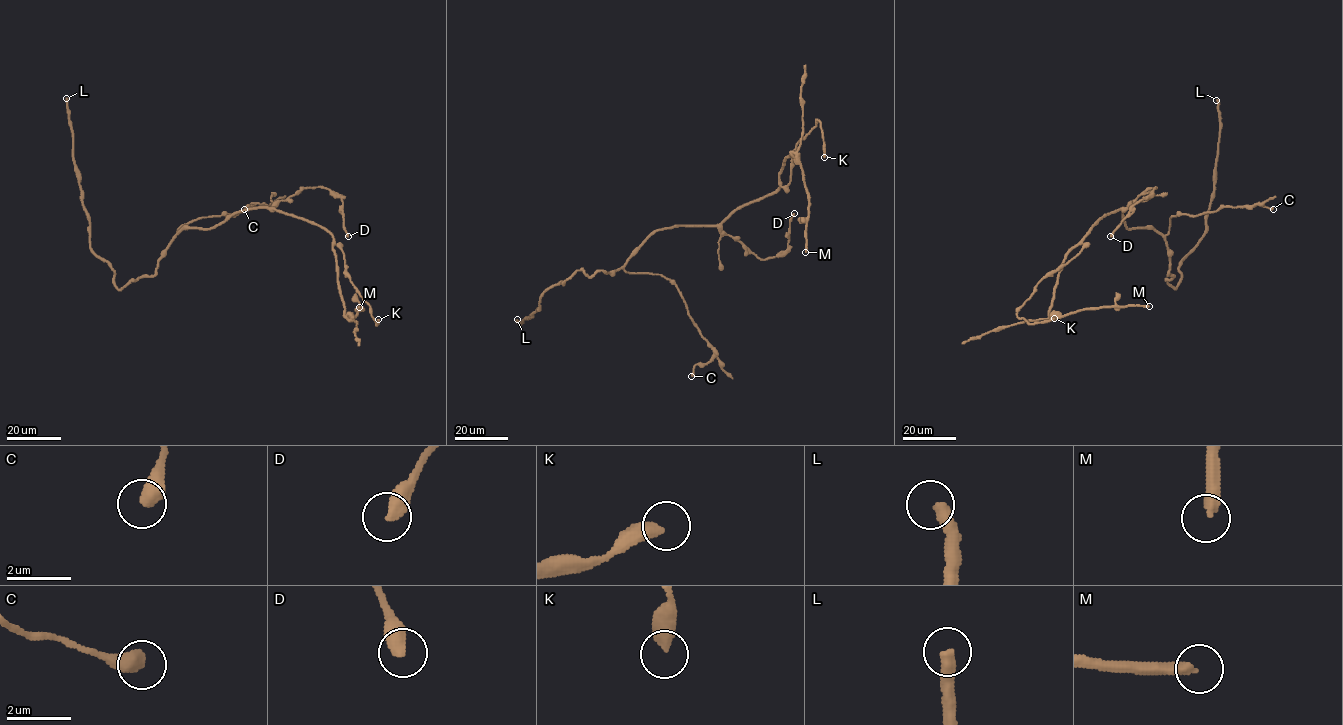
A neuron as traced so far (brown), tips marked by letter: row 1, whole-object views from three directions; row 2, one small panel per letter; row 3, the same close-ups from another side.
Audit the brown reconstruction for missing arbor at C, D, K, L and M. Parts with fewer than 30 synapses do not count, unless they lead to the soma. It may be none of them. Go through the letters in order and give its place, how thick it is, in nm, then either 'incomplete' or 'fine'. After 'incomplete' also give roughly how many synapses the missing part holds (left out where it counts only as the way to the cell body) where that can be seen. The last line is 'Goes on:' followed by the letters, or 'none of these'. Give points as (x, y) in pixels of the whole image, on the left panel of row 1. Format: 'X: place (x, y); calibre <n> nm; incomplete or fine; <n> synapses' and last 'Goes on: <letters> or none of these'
C: place (244, 209); calibre 500 nm; fine
D: place (348, 236); calibre 480 nm; fine
K: place (378, 319); calibre 440 nm; fine
L: place (66, 98); calibre 400 nm; fine
M: place (359, 307); calibre 320 nm; incomplete; 250 synapses
Goes on: M

